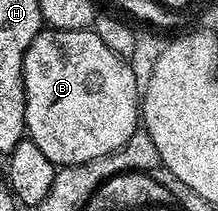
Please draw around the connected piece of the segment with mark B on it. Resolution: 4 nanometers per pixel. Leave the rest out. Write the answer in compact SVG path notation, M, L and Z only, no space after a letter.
M43 29L35 37L25 54L25 129L28 138L32 139L35 145L47 156L47 161L51 161L58 168L79 165L87 161L95 161L99 157L107 157L113 151L118 151L126 141L139 131L139 83L137 87L137 75L133 72L134 64L130 60L119 57L119 53L111 53L103 41L92 31L55 31Z

